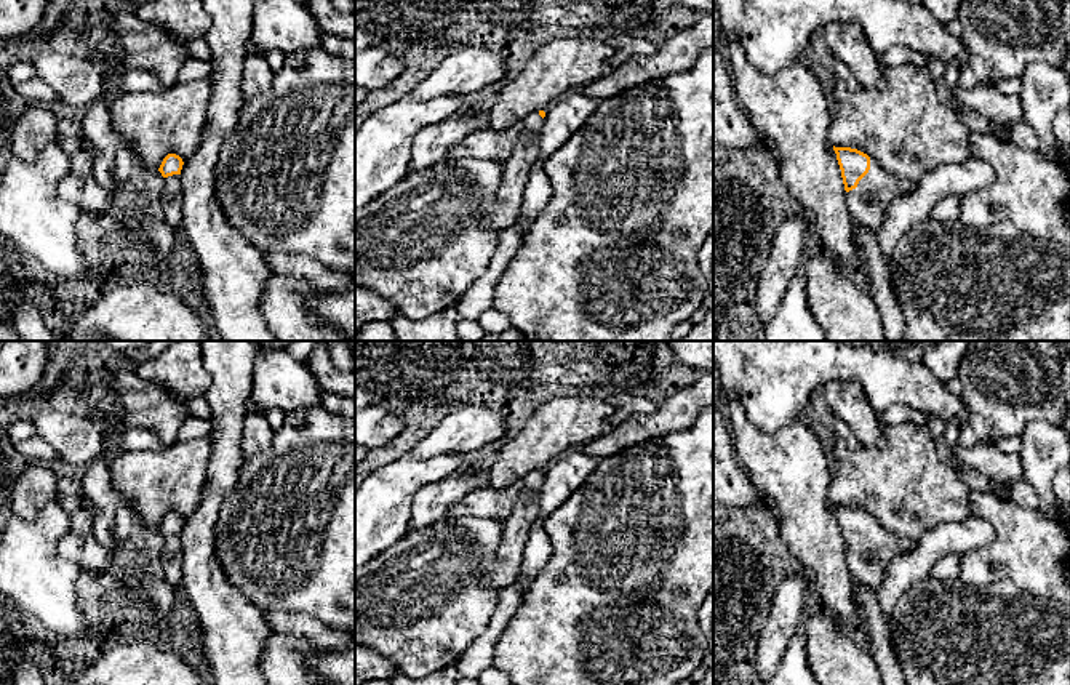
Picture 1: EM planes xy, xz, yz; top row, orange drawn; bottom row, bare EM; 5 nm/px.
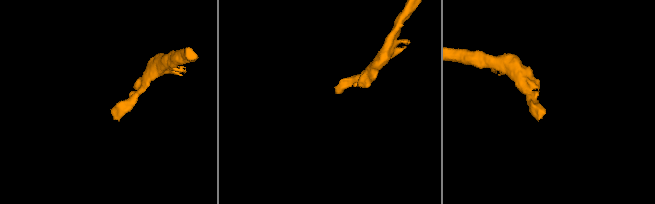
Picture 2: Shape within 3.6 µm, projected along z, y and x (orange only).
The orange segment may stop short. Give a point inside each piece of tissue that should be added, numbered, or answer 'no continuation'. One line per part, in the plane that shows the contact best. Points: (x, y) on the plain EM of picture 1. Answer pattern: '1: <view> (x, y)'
1: yz (869, 560)

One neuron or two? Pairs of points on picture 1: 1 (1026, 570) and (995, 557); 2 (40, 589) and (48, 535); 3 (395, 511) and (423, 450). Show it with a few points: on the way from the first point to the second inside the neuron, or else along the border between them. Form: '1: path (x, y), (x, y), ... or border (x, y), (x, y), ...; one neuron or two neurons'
1: path (1018, 562), (1014, 559), (1003, 559); one neuron
2: path (40, 576), (40, 548); one neuron
3: border (408, 453), (415, 456), (456, 455); two neurons

